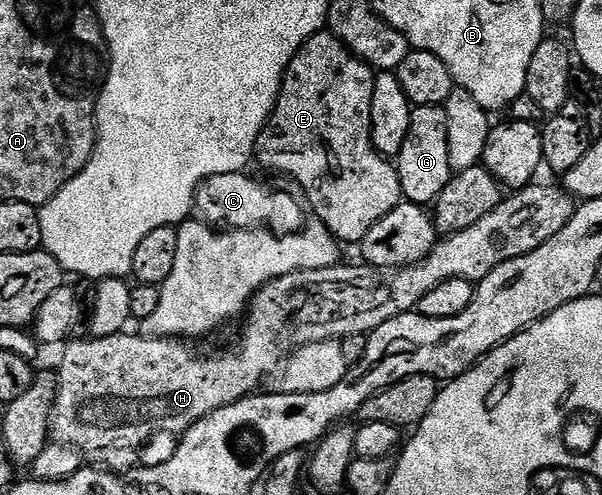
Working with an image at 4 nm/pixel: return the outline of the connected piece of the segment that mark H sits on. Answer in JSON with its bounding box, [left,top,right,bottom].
[51,185,575,473]

